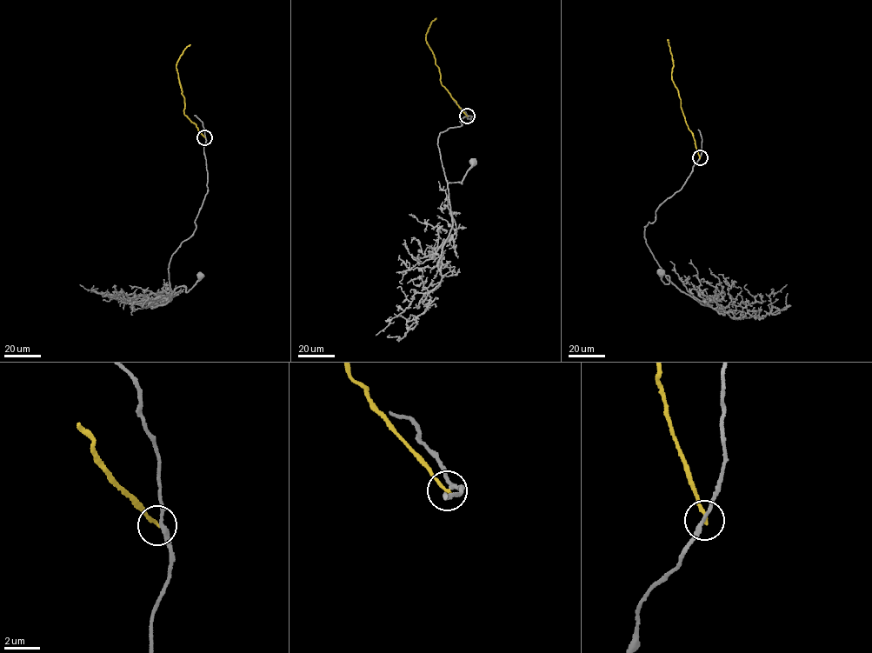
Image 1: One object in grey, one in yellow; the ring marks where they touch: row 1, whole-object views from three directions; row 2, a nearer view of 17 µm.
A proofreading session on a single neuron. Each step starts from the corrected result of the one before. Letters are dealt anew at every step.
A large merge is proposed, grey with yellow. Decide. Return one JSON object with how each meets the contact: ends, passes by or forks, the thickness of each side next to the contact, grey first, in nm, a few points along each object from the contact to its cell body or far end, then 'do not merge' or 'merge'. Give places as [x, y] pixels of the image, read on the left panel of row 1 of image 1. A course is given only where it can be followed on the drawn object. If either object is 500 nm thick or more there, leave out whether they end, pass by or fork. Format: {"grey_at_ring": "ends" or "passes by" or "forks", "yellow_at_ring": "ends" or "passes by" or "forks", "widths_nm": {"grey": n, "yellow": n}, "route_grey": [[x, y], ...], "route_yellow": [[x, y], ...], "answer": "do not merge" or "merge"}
{"grey_at_ring": "passes by", "yellow_at_ring": "ends", "widths_nm": {"grey": 200, "yellow": 180}, "route_grey": [[204, 136], [208, 191], [195, 221], [196, 229], [170, 260], [171, 291], [183, 286], [186, 292], [199, 276]], "route_yellow": [[204, 136], [184, 114], [184, 97], [176, 68], [180, 56], [190, 44]], "answer": "do not merge"}

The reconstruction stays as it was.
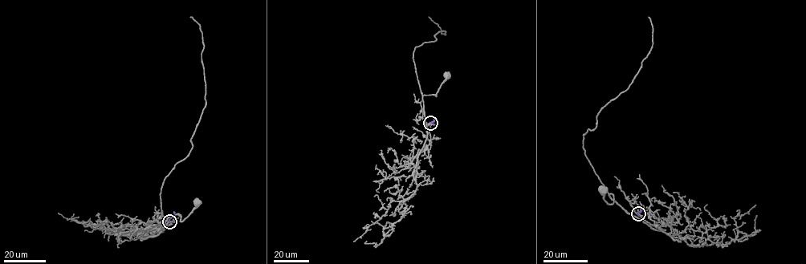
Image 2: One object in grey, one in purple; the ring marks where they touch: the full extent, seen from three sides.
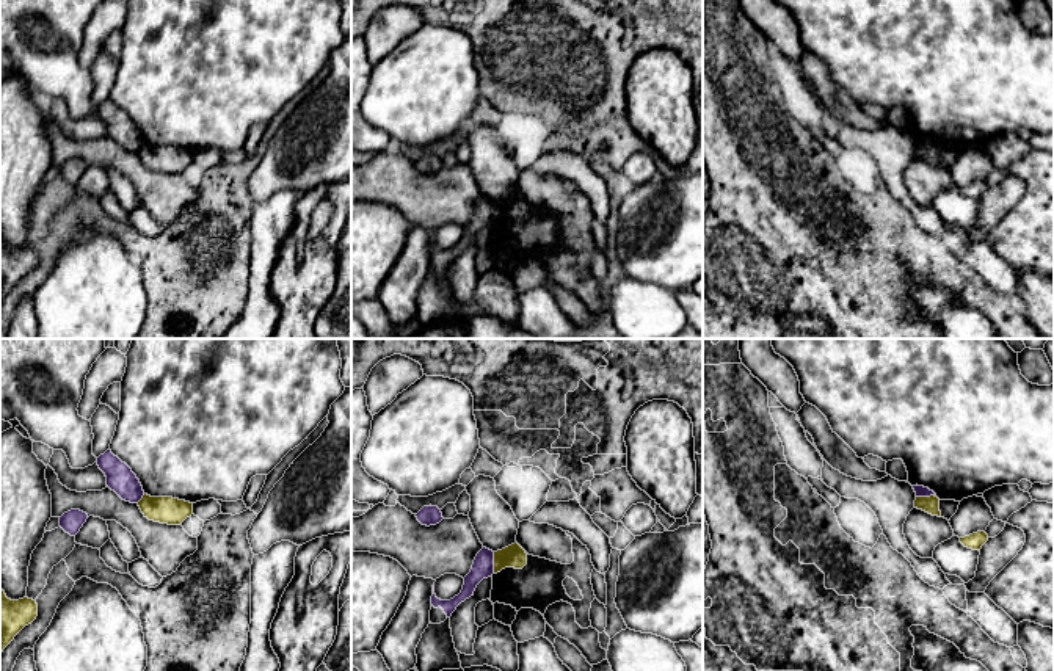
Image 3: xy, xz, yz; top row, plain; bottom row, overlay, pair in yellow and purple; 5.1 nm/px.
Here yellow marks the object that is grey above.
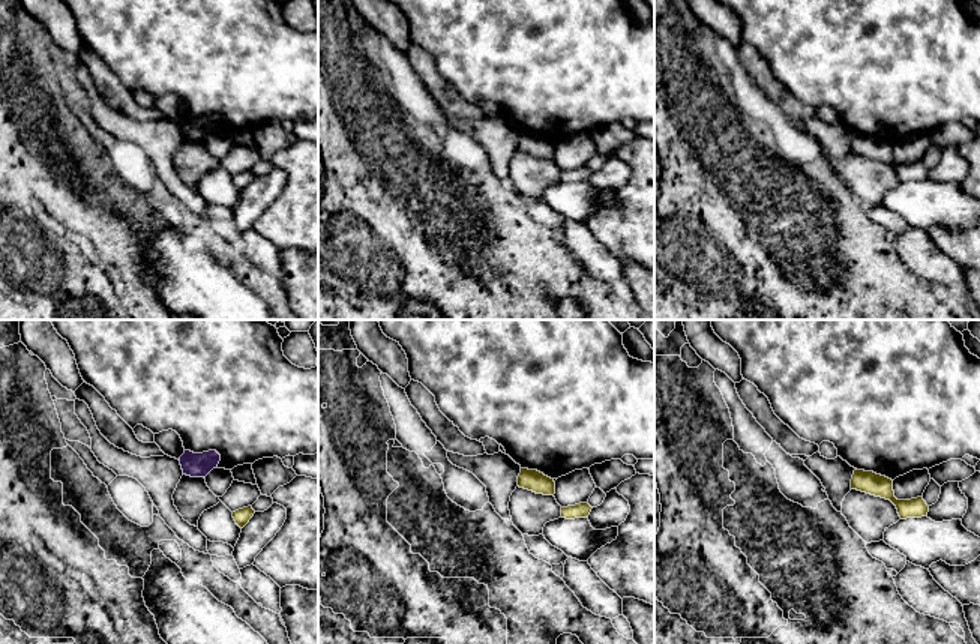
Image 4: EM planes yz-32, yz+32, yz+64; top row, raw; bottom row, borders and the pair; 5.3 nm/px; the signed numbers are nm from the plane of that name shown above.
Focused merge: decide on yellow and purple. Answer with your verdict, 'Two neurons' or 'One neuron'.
Two neurons

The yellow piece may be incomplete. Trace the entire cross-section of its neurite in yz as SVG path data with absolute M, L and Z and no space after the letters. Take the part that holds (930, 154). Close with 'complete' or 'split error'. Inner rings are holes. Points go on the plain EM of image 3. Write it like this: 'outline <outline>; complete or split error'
outline M935 144L930 146L916 146L914 157L922 158L932 165L941 166L940 147Z; complete

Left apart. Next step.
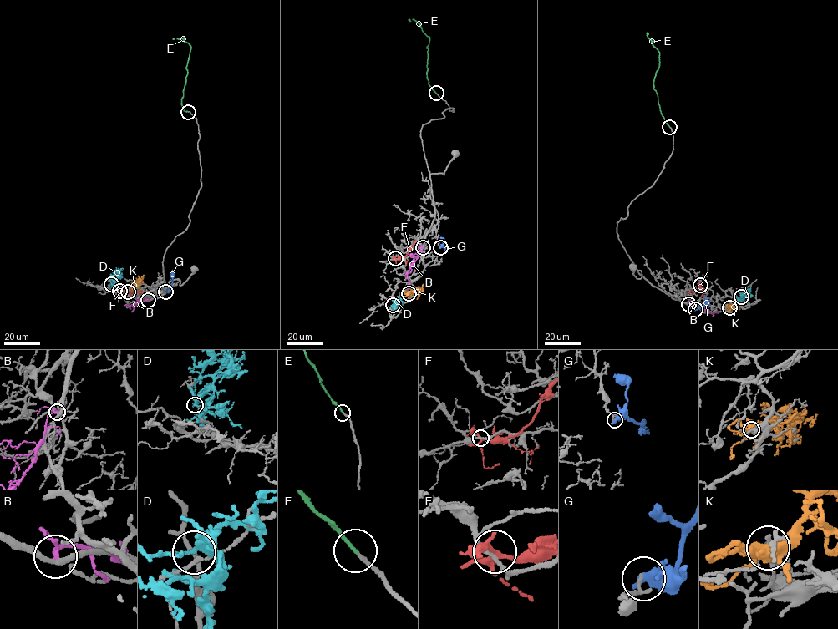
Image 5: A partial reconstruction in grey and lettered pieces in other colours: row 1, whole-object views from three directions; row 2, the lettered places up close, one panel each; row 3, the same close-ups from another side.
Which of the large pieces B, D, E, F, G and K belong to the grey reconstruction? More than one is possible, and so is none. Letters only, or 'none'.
E

